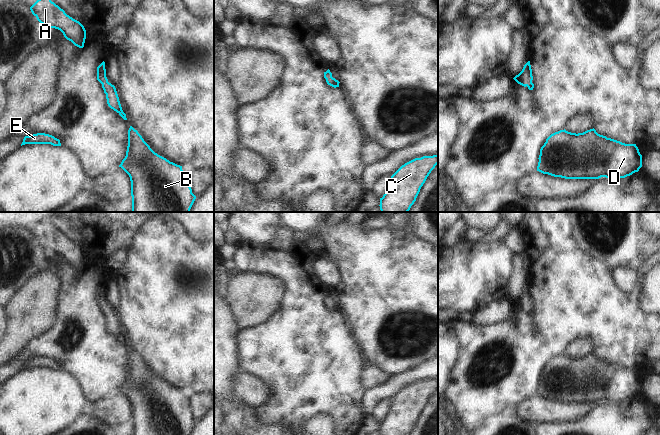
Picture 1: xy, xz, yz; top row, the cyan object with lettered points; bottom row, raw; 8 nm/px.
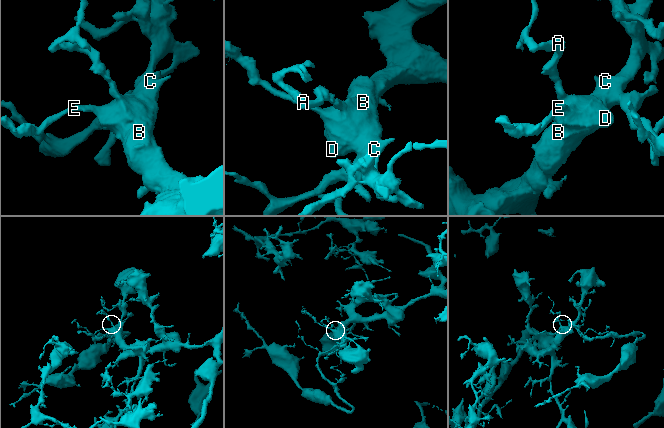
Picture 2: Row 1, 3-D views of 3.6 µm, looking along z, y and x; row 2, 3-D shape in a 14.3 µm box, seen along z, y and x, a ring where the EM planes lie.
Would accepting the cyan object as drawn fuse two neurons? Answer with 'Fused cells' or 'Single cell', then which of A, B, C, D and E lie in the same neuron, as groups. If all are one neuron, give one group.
Single cell. Groups: A B C D E

